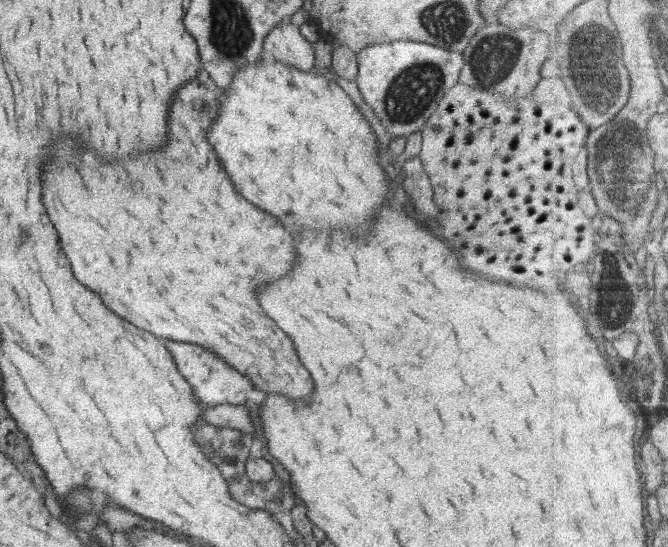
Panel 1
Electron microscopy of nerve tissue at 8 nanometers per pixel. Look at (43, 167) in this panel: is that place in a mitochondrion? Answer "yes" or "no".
no

